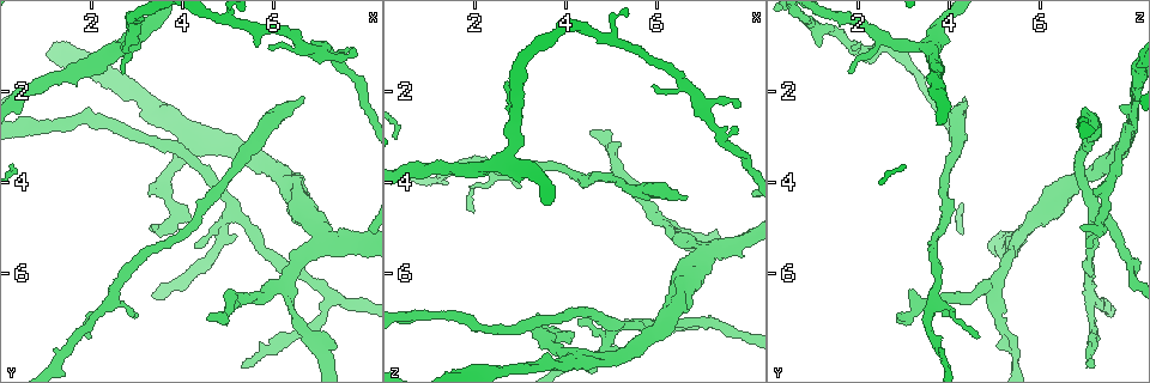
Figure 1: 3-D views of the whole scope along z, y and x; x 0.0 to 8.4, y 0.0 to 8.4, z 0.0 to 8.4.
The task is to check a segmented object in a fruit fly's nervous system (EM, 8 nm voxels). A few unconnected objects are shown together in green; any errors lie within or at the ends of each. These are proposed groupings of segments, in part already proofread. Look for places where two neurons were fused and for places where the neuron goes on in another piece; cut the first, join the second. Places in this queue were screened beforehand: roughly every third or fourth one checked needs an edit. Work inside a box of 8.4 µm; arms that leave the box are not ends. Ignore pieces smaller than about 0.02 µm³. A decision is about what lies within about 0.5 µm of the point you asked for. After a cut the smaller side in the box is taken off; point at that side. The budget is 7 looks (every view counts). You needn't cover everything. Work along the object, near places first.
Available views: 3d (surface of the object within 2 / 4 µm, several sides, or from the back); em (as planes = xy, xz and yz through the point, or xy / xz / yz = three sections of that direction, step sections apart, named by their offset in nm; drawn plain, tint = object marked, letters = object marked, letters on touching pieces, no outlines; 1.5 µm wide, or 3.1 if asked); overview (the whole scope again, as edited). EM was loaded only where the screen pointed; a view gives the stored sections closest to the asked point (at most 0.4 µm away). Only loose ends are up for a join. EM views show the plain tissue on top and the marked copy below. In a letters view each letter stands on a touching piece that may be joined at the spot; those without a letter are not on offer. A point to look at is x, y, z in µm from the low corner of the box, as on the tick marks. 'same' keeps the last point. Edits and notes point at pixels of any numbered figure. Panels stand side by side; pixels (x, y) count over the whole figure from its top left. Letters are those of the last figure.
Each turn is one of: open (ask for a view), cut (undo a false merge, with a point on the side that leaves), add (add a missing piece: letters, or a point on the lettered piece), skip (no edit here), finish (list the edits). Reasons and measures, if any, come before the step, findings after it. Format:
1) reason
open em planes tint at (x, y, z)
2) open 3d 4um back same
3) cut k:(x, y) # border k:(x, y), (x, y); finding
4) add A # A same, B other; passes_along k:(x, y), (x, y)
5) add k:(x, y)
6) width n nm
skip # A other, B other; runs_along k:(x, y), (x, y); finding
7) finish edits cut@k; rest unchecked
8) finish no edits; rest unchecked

an open end
open em yz step 4 tint at (4.30, 5.35, 7.00)

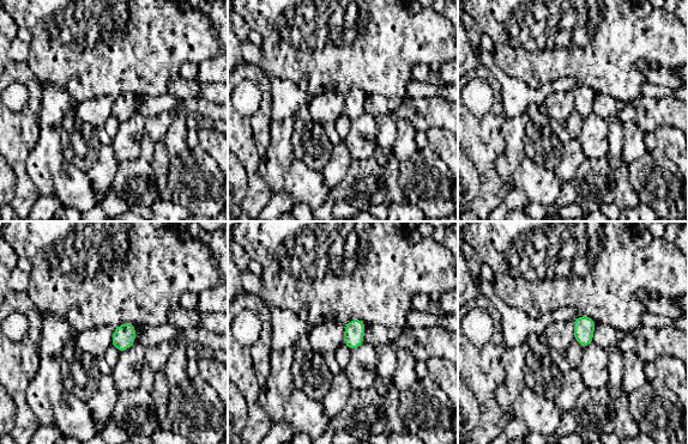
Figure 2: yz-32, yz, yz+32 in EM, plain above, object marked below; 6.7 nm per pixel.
see the neighbours
open em yz step 4 letters same

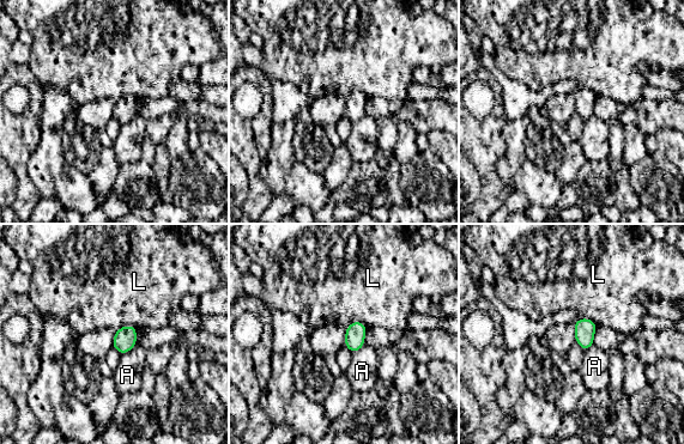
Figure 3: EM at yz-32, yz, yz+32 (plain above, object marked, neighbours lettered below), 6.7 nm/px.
longest_contact L 150 nm
skip # A other, L other; border 3:(137, 328), (122, 326), (115, 332); no lettered piece goes on from it

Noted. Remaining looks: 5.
branch stops here
open em yz step 8 letters at (4.55, 7.05, 2.95)

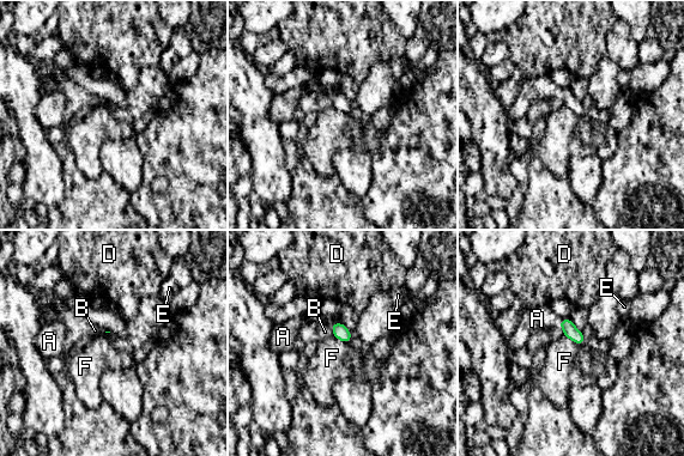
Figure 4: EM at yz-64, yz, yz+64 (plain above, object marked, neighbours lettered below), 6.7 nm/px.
open em planes letters same

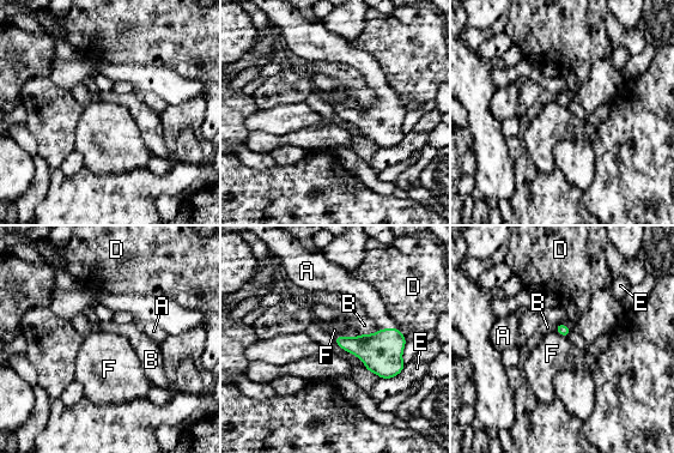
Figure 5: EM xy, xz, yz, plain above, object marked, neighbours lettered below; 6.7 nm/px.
add A # A same, B other, D other, E other, F other; passes_along 5:(382, 351), (387, 328), (370, 301); it goes on there

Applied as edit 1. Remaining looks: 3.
free end
open em planes letters at (6.65, 2.20, 4.30)

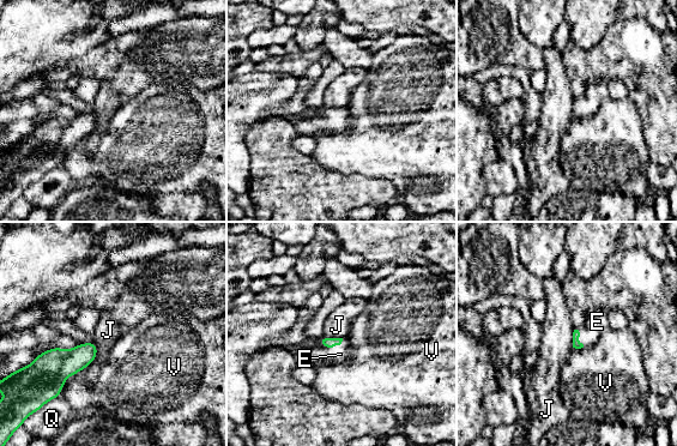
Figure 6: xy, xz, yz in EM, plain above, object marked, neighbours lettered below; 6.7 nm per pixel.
add E # E same, J other, Q other, V other; passes_along 6:(325, 342), (332, 347), (340, 354); it goes on there

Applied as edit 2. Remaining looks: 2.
finish edits add@5, add@6; rest unchecked

